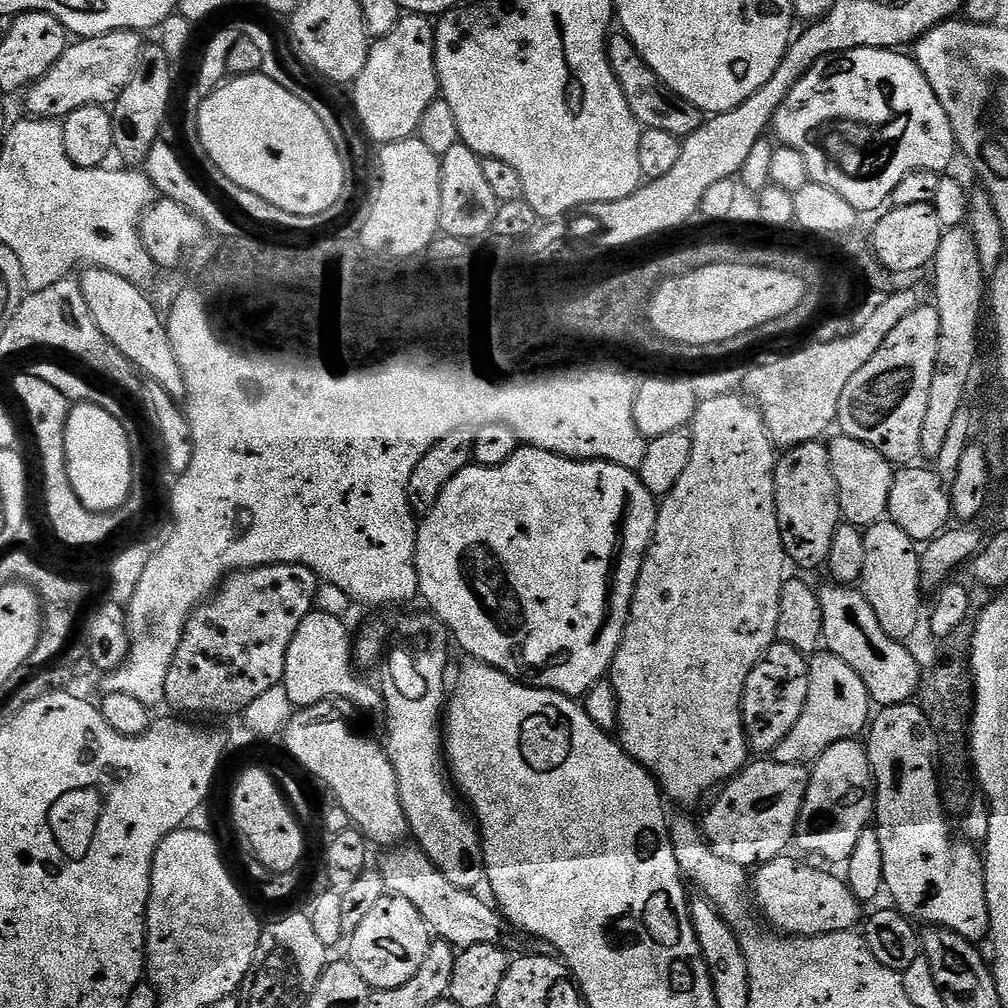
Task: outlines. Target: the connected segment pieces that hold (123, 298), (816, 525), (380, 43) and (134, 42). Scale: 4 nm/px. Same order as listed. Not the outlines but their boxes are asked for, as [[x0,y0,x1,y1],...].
[[78,266,185,400],[774,440,842,568],[351,15,438,146],[23,32,141,120]]

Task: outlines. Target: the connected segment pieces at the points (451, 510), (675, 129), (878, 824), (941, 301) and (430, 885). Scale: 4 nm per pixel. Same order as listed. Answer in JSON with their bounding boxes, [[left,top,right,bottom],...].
[[416,446,658,698],[608,34,705,137],[866,702,990,942],[920,227,986,458],[378,846,505,950]]

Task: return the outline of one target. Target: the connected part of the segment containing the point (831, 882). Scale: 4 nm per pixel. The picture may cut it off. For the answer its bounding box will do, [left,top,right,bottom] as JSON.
[750,854,862,936]

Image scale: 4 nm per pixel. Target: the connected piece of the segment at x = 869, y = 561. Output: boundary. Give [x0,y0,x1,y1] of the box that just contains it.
[858,518,922,642]

